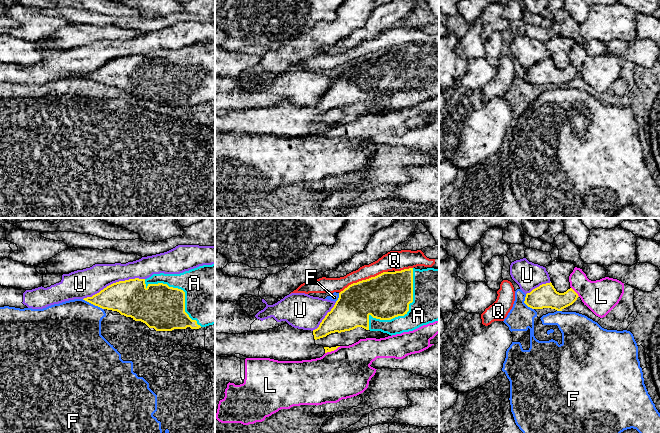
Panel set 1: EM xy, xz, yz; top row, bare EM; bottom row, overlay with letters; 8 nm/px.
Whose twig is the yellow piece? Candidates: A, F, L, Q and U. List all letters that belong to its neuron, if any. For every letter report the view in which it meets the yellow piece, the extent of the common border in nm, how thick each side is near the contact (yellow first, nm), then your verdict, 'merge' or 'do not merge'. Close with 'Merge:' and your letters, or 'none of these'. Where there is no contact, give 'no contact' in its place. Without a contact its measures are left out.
A: xz | 600 nm | 360/300 nm | merge
F: xy | 190 nm | 260/440 nm | do not merge
L: yz | 100 nm | 190/280 nm | do not merge
Q: xz | 440 nm | 360/140 nm | do not merge
U: xy | 500 nm | 300/220 nm | do not merge
Merge: A

